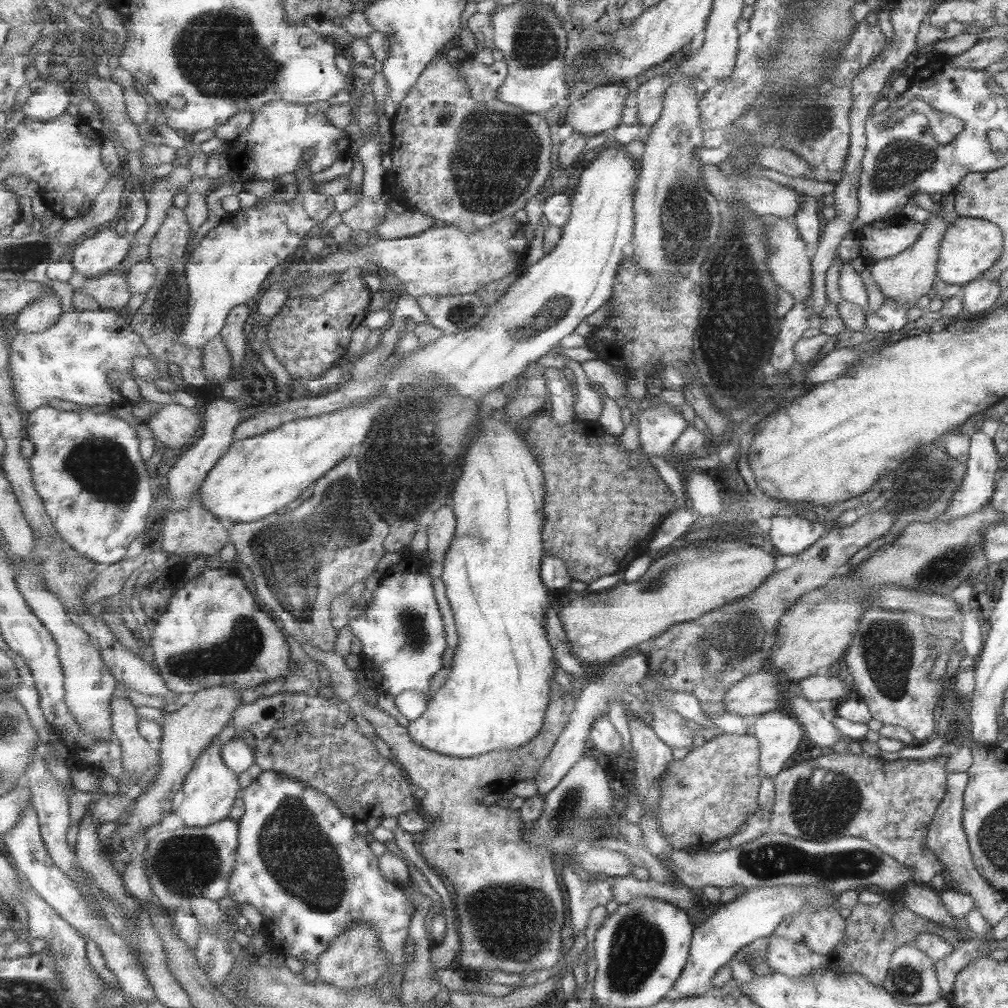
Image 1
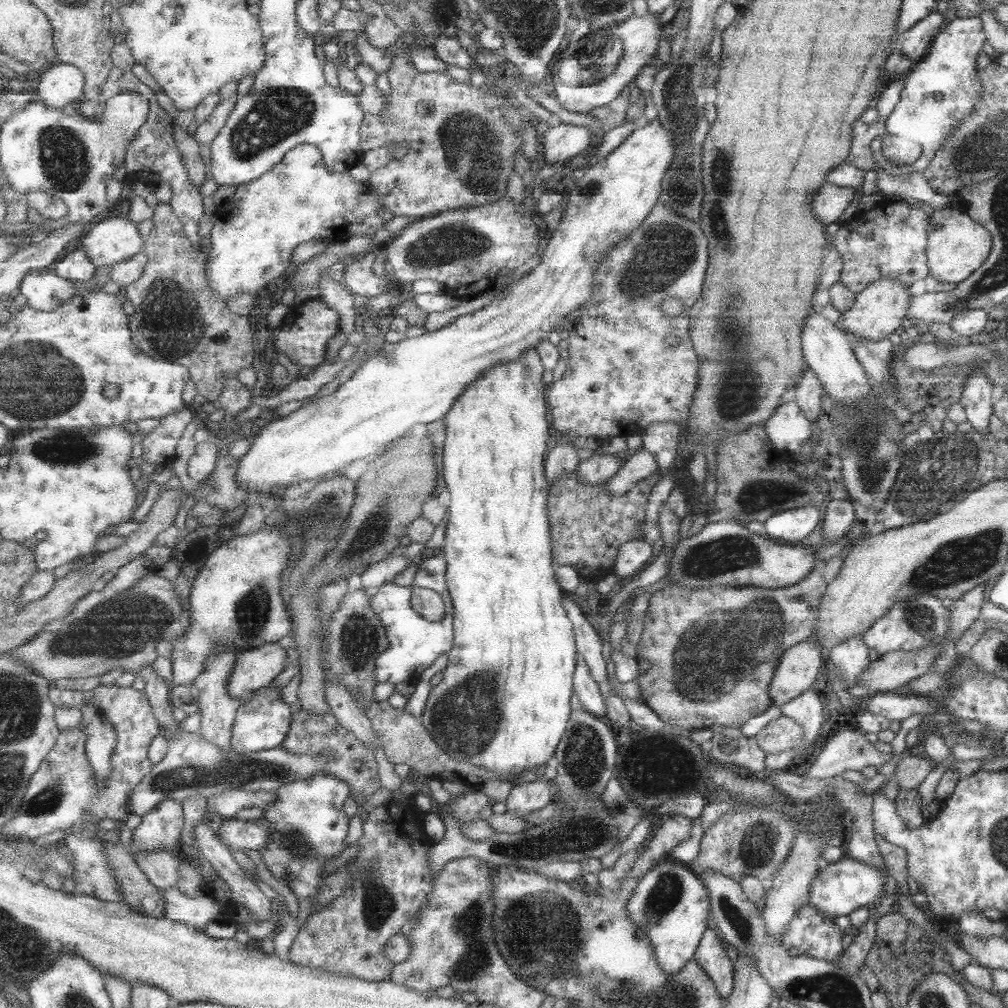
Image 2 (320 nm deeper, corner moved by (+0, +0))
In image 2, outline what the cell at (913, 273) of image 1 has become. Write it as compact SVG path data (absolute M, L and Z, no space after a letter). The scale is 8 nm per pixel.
M878 279L855 295L853 304L845 312L831 318L841 330L848 332L850 336L856 336L859 340L875 342L887 339L887 336L893 334L901 324L901 318L905 314L911 296L907 285L893 279Z

